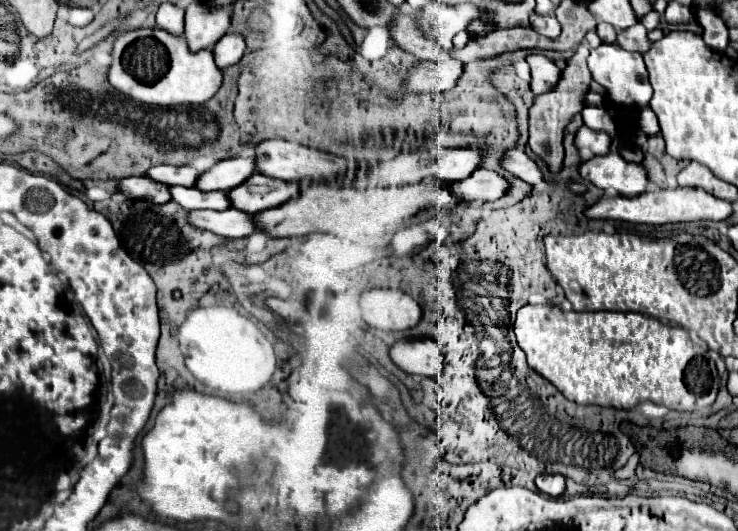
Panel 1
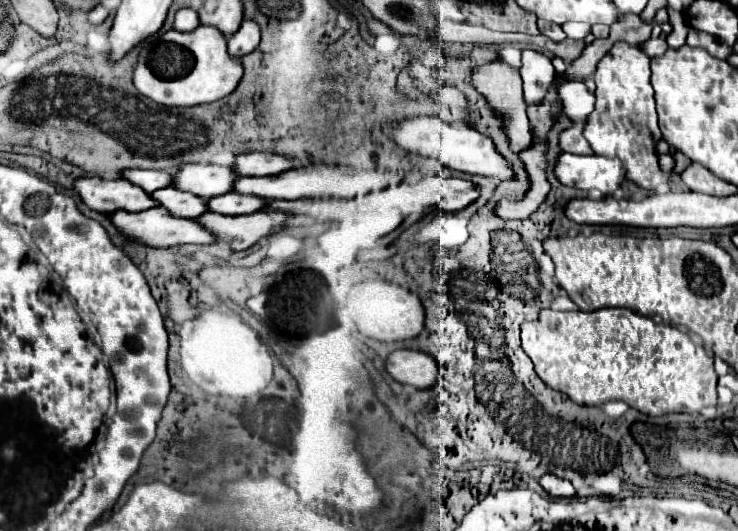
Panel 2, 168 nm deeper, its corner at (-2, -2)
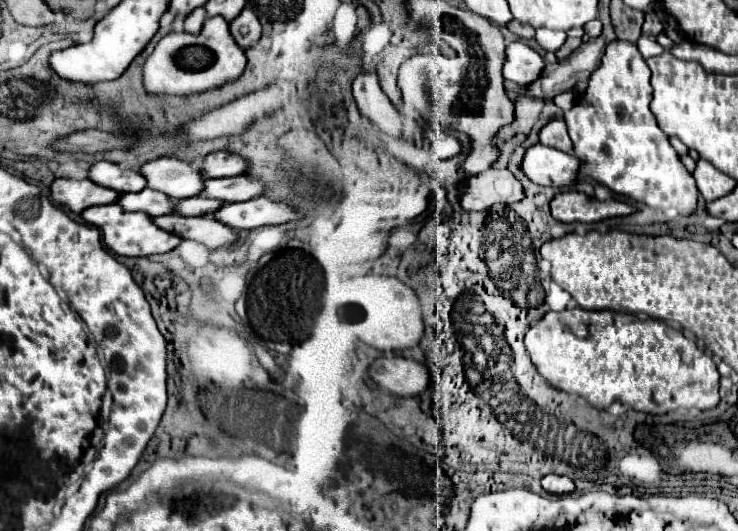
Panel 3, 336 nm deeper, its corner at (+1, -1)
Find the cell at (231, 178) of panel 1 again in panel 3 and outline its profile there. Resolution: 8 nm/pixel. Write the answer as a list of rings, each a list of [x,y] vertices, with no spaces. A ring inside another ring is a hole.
[[[161,157],[147,163],[141,173],[147,177],[147,187],[167,193],[173,199],[197,197],[205,189],[205,175],[193,163]]]

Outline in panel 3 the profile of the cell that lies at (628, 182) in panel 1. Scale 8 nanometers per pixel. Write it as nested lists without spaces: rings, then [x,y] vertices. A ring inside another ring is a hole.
[[[533,145],[531,149],[527,149],[523,159],[525,175],[533,183],[549,187],[575,185],[579,181],[581,165],[581,159],[545,145]]]

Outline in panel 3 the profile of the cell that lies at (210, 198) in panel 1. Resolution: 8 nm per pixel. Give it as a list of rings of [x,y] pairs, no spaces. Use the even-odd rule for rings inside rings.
[[[143,189],[139,193],[123,193],[119,205],[127,211],[147,211],[151,217],[171,215],[177,209],[177,201],[167,197],[165,193],[157,193],[155,189]]]

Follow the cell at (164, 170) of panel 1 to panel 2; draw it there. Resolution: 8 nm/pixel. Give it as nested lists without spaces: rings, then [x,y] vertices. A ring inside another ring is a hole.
[[[132,168],[132,170],[120,172],[120,178],[132,182],[134,186],[140,186],[148,194],[172,184],[172,176],[162,170],[136,170],[136,168]]]

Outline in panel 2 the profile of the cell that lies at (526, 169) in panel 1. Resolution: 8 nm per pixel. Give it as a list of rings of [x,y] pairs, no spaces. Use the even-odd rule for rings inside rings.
[[[410,116],[410,118],[394,122],[394,142],[408,152],[436,158],[444,166],[466,172],[466,174],[480,174],[480,176],[486,176],[486,178],[490,176],[490,178],[498,178],[498,180],[508,180],[514,176],[508,160],[496,152],[492,140],[488,136],[484,136],[482,132],[476,132],[464,124],[448,124],[448,122],[440,120],[438,116]]]

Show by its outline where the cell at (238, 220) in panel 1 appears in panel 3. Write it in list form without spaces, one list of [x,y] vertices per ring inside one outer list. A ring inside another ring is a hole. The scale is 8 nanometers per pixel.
[[[119,203],[89,207],[81,213],[81,217],[87,223],[91,223],[91,225],[95,225],[103,231],[103,241],[111,251],[115,251],[119,255],[127,255],[127,257],[149,257],[149,255],[155,255],[155,253],[167,253],[183,241],[181,237],[159,229],[147,213],[143,213],[143,211],[125,211],[123,207],[119,207]]]

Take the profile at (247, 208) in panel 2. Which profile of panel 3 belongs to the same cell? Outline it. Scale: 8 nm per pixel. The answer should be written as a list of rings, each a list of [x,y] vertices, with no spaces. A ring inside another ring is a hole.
[[[191,197],[187,201],[179,201],[179,215],[213,215],[217,209],[221,209],[225,203],[219,199],[207,199],[207,197]]]

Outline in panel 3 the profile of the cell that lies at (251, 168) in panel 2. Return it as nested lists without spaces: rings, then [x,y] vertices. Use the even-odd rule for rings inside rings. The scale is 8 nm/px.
[[[217,151],[205,157],[205,163],[201,165],[201,171],[207,173],[207,177],[235,177],[243,175],[249,169],[249,161],[227,151]]]

